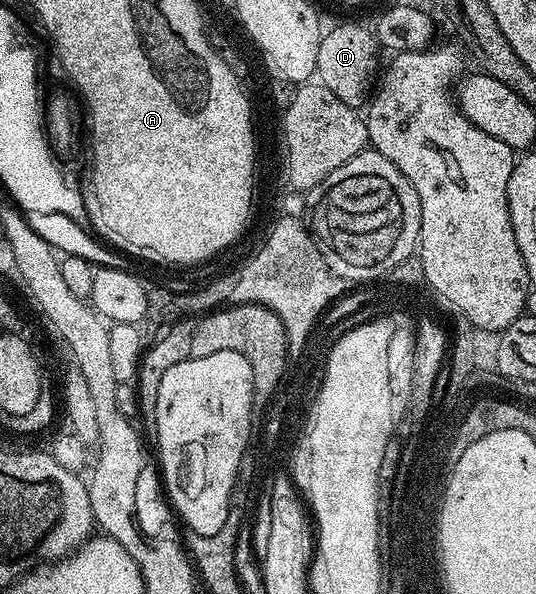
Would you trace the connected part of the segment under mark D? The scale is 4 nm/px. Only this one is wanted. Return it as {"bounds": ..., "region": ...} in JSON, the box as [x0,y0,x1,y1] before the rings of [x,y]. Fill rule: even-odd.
{"bounds":[316,21,381,107],"region":[[[341,21],[334,32],[321,37],[319,52],[316,57],[316,76],[327,89],[335,93],[335,97],[339,97],[345,104],[356,107],[362,106],[365,101],[364,97],[362,99],[362,96],[370,92],[374,79],[378,74],[379,53],[381,54],[381,49],[377,42],[376,34],[370,28],[368,30],[357,23]]]}

